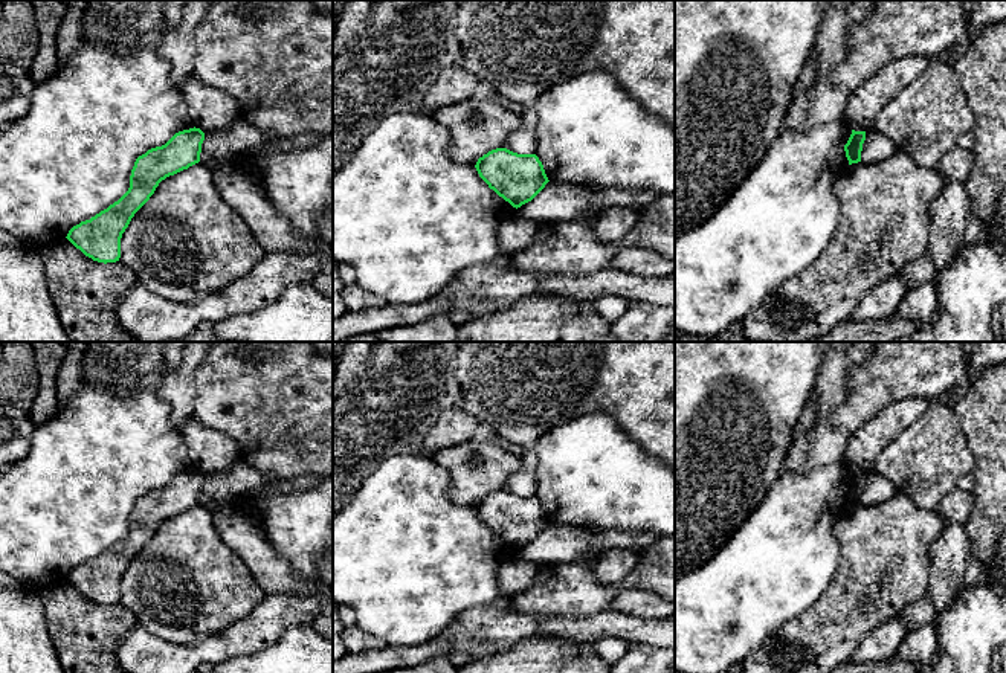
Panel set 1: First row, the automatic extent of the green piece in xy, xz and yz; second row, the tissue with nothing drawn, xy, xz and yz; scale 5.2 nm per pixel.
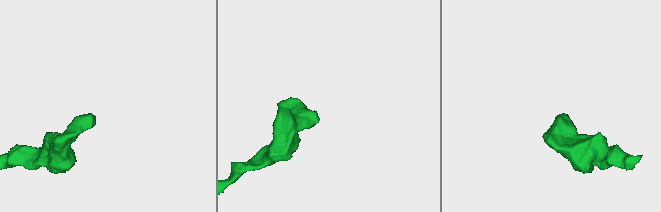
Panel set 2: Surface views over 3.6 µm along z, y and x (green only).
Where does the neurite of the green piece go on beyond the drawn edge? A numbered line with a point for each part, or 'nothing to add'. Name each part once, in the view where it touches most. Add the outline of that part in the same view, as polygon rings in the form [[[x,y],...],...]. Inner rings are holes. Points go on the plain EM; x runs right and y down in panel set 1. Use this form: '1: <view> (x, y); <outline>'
nothing to add

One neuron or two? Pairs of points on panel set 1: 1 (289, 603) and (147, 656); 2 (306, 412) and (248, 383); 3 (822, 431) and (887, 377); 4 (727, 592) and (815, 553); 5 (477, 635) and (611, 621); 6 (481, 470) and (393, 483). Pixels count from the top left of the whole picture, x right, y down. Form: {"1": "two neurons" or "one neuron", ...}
{"1": "one neuron", "2": "one neuron", "3": "one neuron", "4": "one neuron", "5": "one neuron", "6": "two neurons"}

